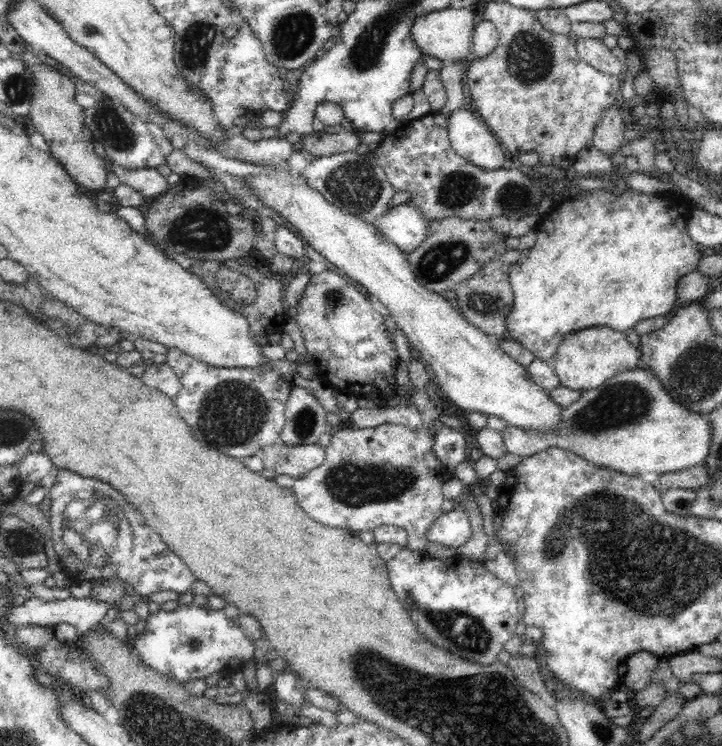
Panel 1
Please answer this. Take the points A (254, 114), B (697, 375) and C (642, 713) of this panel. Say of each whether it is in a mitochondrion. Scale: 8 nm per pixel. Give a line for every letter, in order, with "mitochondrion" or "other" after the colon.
A: other
B: mitochondrion
C: other

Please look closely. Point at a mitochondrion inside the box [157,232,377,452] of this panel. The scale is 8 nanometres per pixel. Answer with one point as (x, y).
(305, 421)

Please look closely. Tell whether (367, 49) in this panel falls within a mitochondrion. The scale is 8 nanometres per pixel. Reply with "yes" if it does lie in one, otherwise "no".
yes

